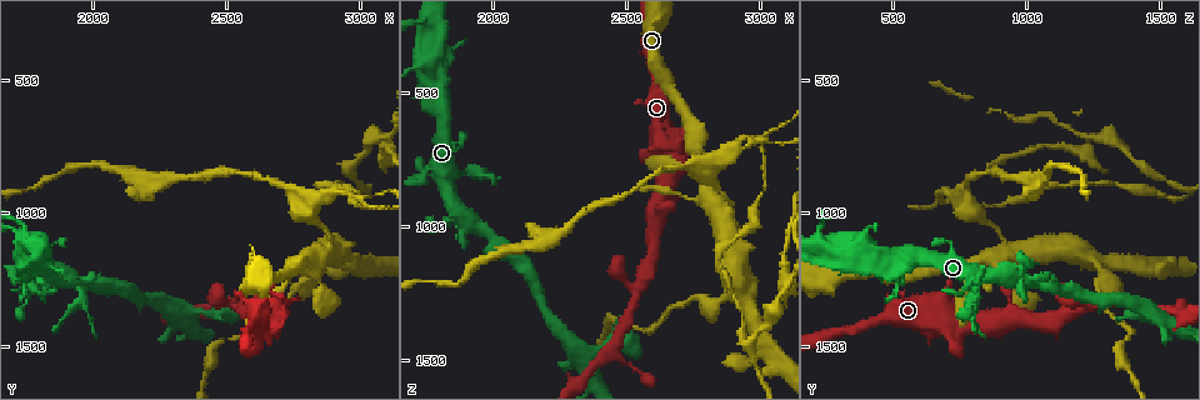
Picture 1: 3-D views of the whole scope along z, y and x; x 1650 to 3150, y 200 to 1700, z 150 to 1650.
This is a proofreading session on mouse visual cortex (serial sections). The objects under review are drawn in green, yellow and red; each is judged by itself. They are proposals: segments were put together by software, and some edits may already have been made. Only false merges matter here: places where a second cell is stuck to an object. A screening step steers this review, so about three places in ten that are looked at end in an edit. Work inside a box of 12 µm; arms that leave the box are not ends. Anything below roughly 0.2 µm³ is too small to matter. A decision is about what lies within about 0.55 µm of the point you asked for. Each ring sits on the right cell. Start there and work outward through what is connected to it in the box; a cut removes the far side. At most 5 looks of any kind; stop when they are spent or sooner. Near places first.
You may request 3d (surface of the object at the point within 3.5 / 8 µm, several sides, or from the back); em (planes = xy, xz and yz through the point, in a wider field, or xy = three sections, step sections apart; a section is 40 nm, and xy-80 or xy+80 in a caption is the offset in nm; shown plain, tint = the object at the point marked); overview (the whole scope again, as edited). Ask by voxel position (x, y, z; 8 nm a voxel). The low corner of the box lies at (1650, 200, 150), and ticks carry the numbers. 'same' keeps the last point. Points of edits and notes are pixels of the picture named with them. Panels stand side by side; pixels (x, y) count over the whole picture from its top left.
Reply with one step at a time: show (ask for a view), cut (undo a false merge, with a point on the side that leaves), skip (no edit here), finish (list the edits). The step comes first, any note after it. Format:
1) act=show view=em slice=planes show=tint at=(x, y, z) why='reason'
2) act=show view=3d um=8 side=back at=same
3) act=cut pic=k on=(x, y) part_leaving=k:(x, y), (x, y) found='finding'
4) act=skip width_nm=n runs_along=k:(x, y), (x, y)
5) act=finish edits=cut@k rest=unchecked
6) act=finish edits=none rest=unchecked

act=show view=3d um=3.5 at=(2790, 1000, 800) why='sharp bend'

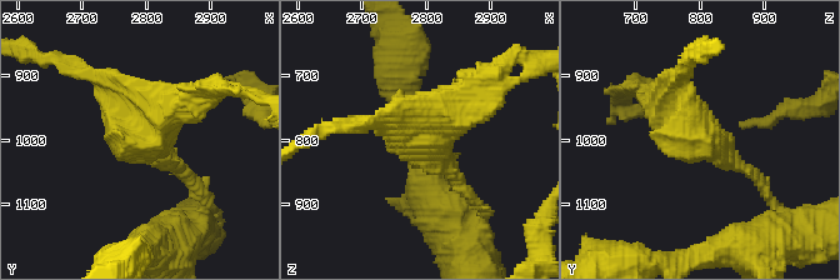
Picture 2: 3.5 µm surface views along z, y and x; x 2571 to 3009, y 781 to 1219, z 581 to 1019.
act=show view=em slice=xy step=1 show=tint at=(2790, 1010, 805) arms=3 arm_widths_nm=150,200,400

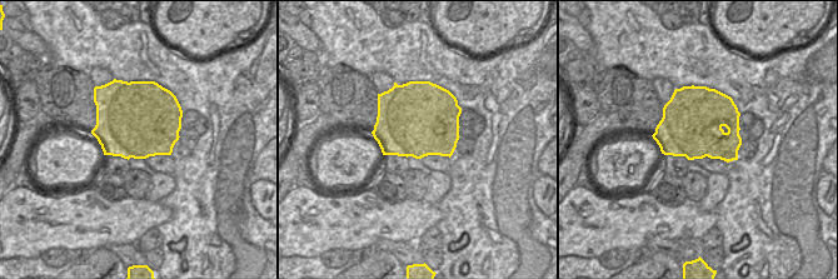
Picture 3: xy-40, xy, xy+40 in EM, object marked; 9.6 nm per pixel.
act=cut pic=2 on=(443, 96) width_nm=750 part_leaving=2:(436, 119), (540, 68) found='two cells meet here'

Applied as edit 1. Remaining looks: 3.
act=show view=overview why='redraw'

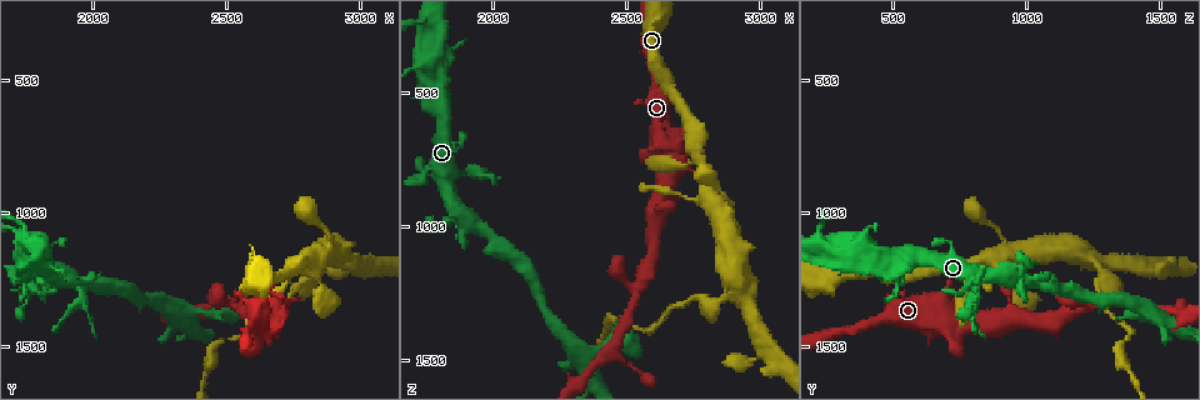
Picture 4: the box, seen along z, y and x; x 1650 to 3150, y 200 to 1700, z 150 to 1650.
act=show view=3d um=3.5 at=(2760, 1280, 1280) why='sudden change in width'

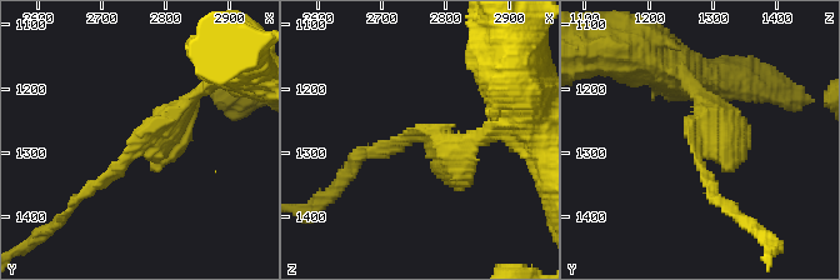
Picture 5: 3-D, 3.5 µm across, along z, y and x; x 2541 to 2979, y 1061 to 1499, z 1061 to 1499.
act=cut pic=5 on=(108, 176) found='two cells meet here'

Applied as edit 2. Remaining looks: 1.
act=finish edits=cut@2,cut@5 rest=unchecked

